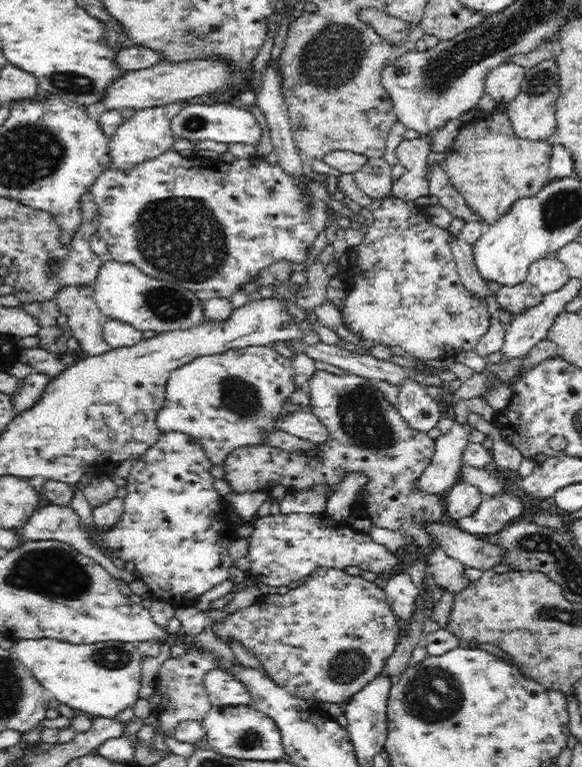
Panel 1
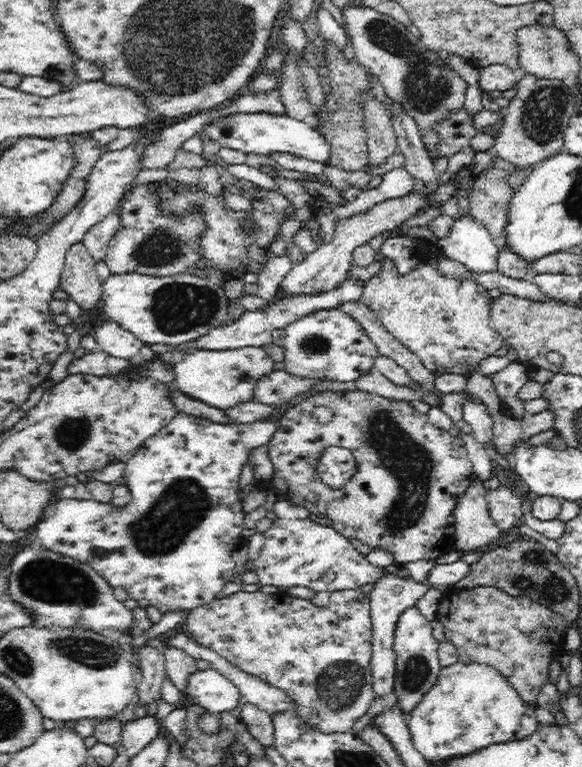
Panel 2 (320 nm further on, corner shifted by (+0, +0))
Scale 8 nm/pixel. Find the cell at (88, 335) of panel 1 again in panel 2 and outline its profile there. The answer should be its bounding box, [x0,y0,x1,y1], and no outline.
[58,242,102,314]

